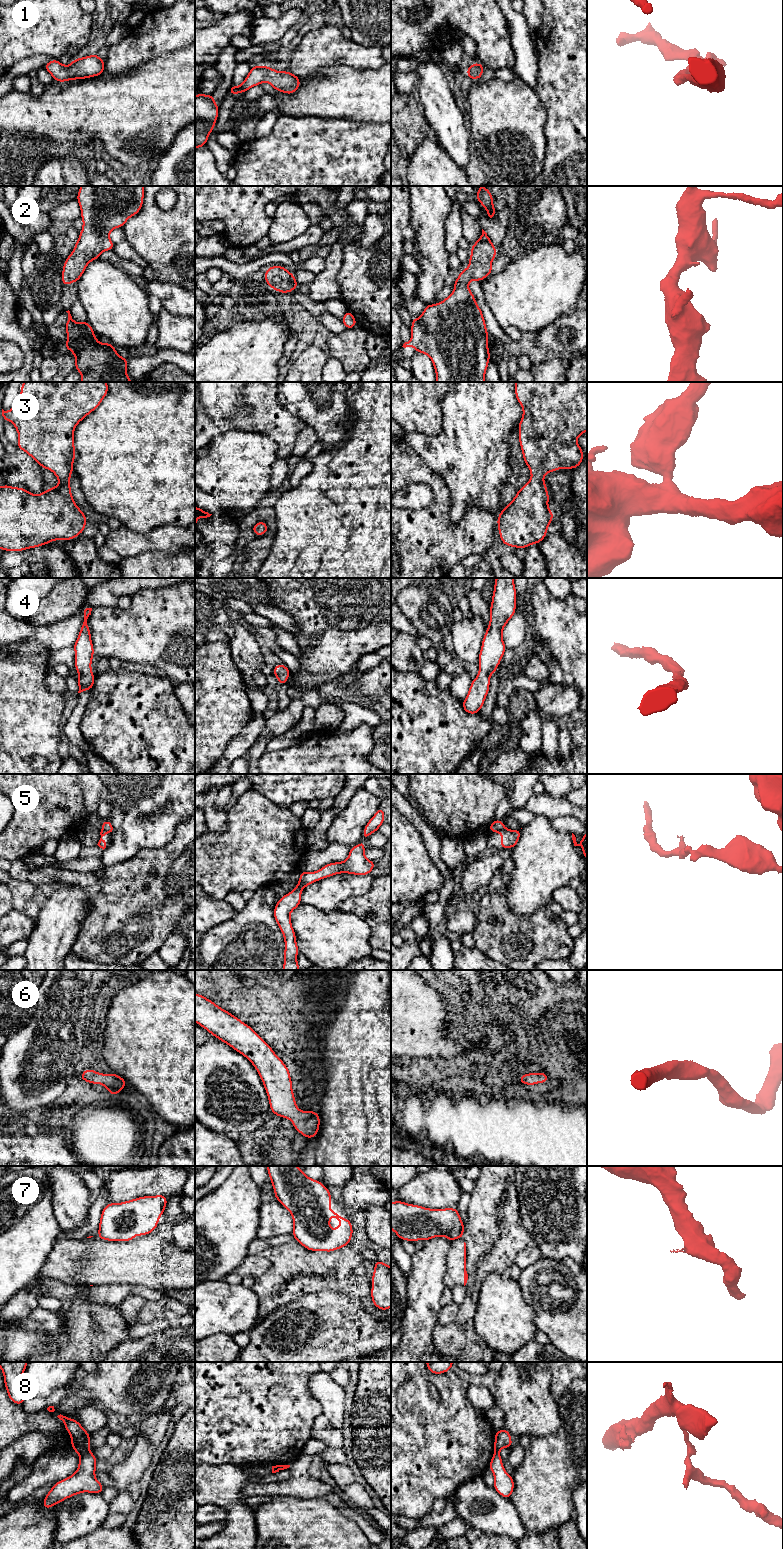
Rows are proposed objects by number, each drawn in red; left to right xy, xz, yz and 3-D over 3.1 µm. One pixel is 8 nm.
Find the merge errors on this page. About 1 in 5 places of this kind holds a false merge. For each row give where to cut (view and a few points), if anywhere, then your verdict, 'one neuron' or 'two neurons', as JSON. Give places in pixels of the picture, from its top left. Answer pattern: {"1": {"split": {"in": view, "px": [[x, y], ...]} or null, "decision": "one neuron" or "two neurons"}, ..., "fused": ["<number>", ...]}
{"1": {"split": null, "decision": "one neuron"}, "2": {"split": null, "decision": "one neuron"}, "3": {"split": null, "decision": "one neuron"}, "4": {"split": null, "decision": "one neuron"}, "5": {"split": {"in": "yz", "px": [[504, 827], [498, 831]]}, "decision": "two neurons"}, "6": {"split": null, "decision": "one neuron"}, "7": {"split": {"in": "xy", "px": [[99, 1233], [103, 1238]]}, "decision": "two neurons"}, "8": {"split": {"in": "xy", "px": [[88, 1451], [79, 1455]]}, "decision": "two neurons"}, "fused": ["5", "7", "8"]}

